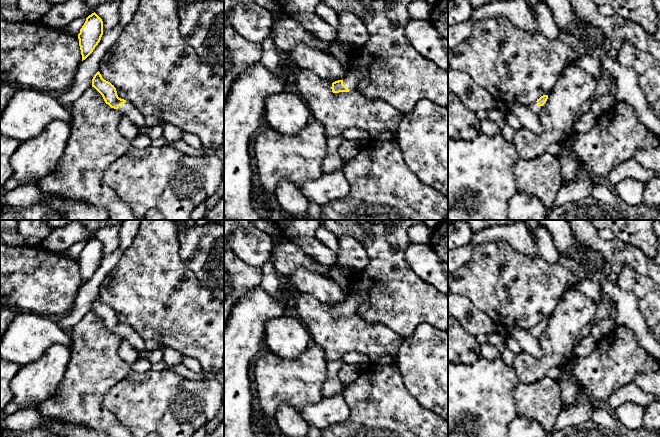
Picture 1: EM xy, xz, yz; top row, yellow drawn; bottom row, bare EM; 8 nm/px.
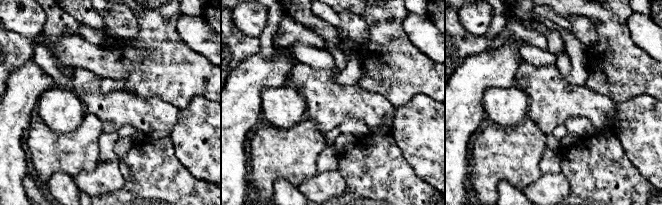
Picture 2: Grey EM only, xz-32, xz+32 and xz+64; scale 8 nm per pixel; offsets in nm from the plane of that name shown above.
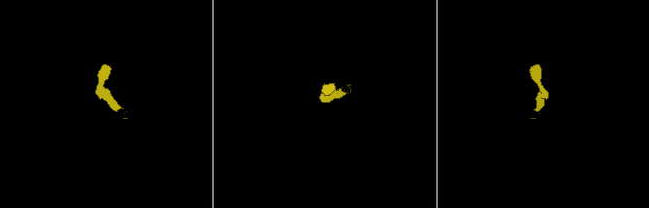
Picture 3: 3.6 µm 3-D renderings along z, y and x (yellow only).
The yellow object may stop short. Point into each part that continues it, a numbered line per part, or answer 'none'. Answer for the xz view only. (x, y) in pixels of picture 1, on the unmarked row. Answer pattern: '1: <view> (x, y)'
1: xz (351, 305)

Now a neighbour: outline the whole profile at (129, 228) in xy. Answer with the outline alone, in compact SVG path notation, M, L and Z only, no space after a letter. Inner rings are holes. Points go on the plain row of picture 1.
M123 220L119 232L119 249L125 252L132 244L141 220Z

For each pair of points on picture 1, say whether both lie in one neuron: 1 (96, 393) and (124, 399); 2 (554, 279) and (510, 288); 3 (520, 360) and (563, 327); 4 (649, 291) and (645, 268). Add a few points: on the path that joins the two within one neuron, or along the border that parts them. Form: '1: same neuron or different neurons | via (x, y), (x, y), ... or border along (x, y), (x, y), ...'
1: different neurons | border along (122, 379), (103, 399), (103, 405), (114, 416)
2: same neuron | via (543, 283), (529, 288), (521, 288)
3: same neuron | via (534, 361), (541, 361), (557, 345), (557, 341)
4: different neurons | border along (624, 268), (631, 267), (649, 278)

